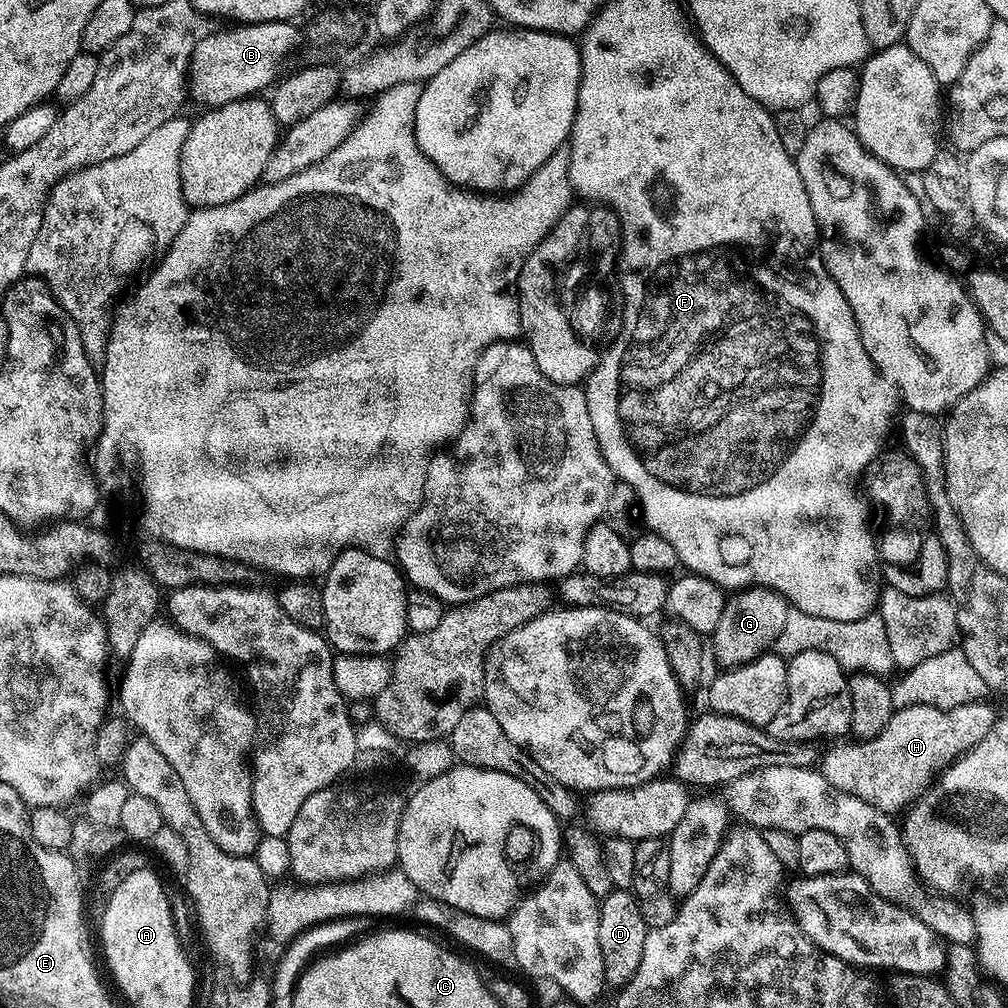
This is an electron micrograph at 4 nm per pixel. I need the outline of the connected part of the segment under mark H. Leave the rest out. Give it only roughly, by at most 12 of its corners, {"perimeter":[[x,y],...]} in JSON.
{"perimeter":[[988,702],[893,711],[833,743],[826,782],[878,810],[915,804],[994,726]]}

